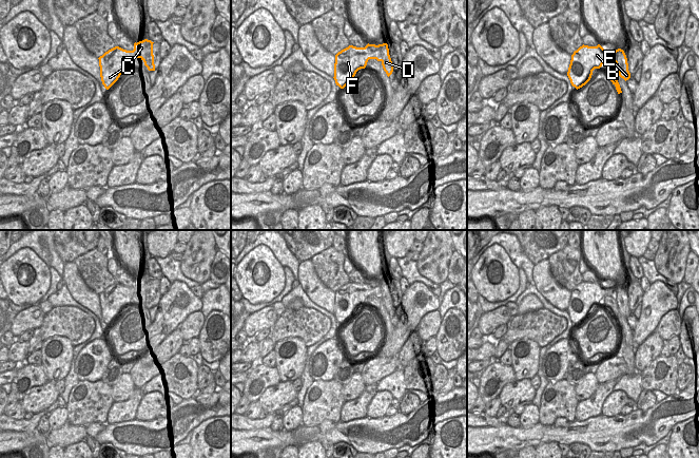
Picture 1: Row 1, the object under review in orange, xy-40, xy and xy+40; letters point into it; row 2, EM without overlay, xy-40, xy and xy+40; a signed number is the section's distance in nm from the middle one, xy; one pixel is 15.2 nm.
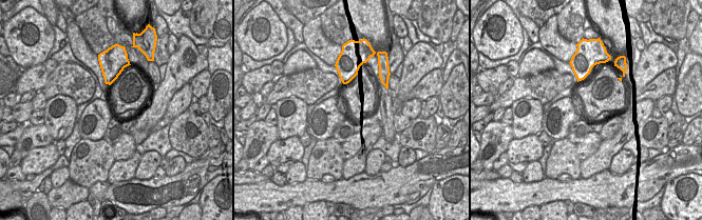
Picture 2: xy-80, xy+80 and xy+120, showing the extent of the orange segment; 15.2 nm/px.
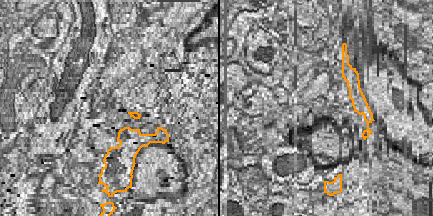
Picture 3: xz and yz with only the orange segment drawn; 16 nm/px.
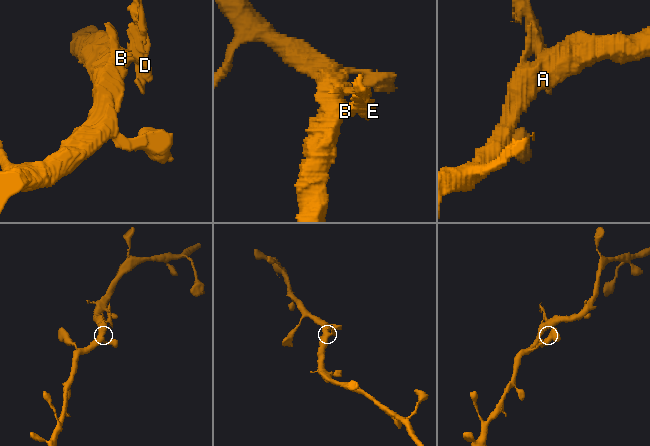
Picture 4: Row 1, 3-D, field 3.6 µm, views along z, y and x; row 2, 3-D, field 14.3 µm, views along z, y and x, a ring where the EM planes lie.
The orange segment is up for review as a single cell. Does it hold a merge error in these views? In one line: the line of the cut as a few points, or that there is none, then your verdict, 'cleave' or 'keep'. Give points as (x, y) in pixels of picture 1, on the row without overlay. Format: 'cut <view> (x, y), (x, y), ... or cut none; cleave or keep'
cut xy (375, 282), (381, 289), (382, 297); cleave

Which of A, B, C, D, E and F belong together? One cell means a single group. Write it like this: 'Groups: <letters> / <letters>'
Groups: A B F / C D E

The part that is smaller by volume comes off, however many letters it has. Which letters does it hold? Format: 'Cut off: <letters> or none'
Cut off: C, D, E

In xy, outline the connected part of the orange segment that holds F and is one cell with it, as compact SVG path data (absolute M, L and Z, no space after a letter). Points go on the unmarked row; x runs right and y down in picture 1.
M375 281L365 284L349 282L335 291L334 317L336 322L344 325L355 312L356 308L365 305L369 295L382 298L382 289Z

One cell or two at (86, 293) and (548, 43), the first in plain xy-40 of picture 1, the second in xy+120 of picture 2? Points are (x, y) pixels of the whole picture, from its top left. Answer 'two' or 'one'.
one

